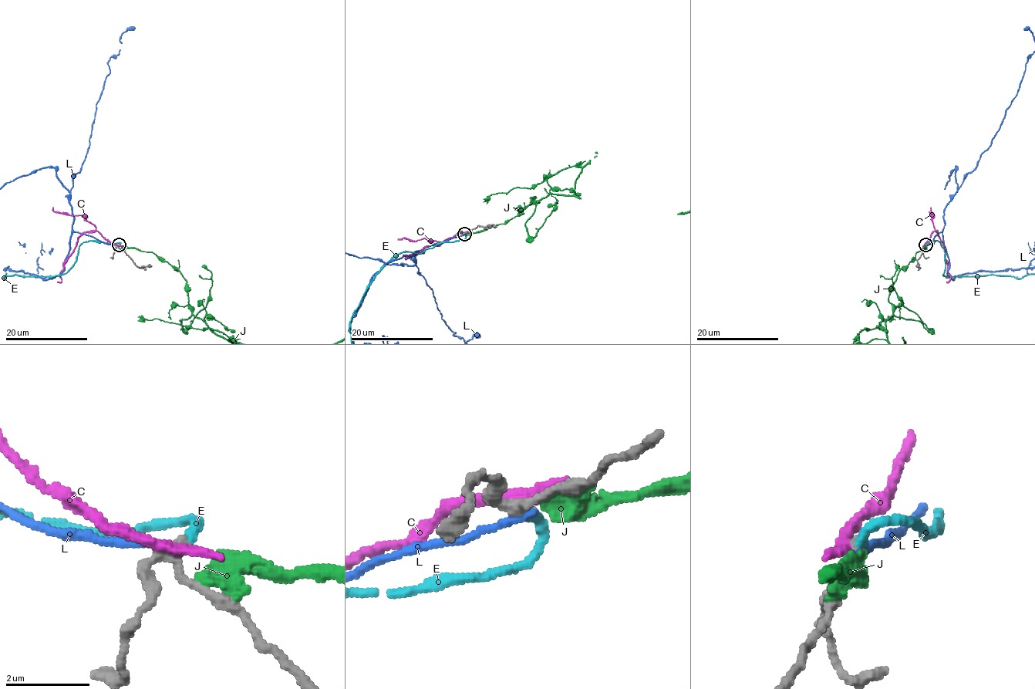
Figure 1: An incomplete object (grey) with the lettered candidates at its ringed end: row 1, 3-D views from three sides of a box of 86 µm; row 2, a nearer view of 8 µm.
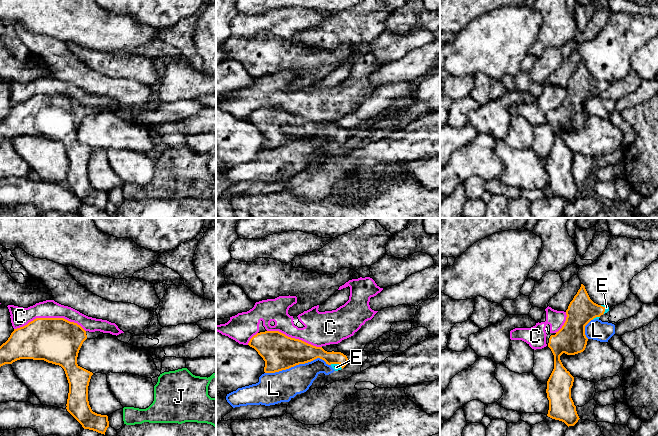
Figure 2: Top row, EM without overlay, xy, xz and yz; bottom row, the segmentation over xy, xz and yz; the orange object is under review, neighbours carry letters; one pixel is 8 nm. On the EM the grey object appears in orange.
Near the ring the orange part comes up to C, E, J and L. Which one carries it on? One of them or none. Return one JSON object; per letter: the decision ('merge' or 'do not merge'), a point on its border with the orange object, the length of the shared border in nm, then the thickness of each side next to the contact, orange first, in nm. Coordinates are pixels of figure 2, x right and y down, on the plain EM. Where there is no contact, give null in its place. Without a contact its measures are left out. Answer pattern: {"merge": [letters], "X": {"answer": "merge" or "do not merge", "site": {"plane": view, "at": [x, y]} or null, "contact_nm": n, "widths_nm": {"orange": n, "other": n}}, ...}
{"merge": ["E"], "C": {"answer": "do not merge", "site": {"plane": "xy", "at": [50, 94]}, "contact_nm": 600, "widths_nm": {"orange": 360, "other": 150}}, "E": {"answer": "merge", "site": {"plane": "xz", "at": [337, 139]}, "contact_nm": 110, "widths_nm": {"orange": 140, "other": 60}}, "J": {"answer": "do not merge", "site": null}, "L": {"answer": "do not merge", "site": {"plane": "xz", "at": [297, 140]}, "contact_nm": 550, "widths_nm": {"orange": 280, "other": 240}}}

